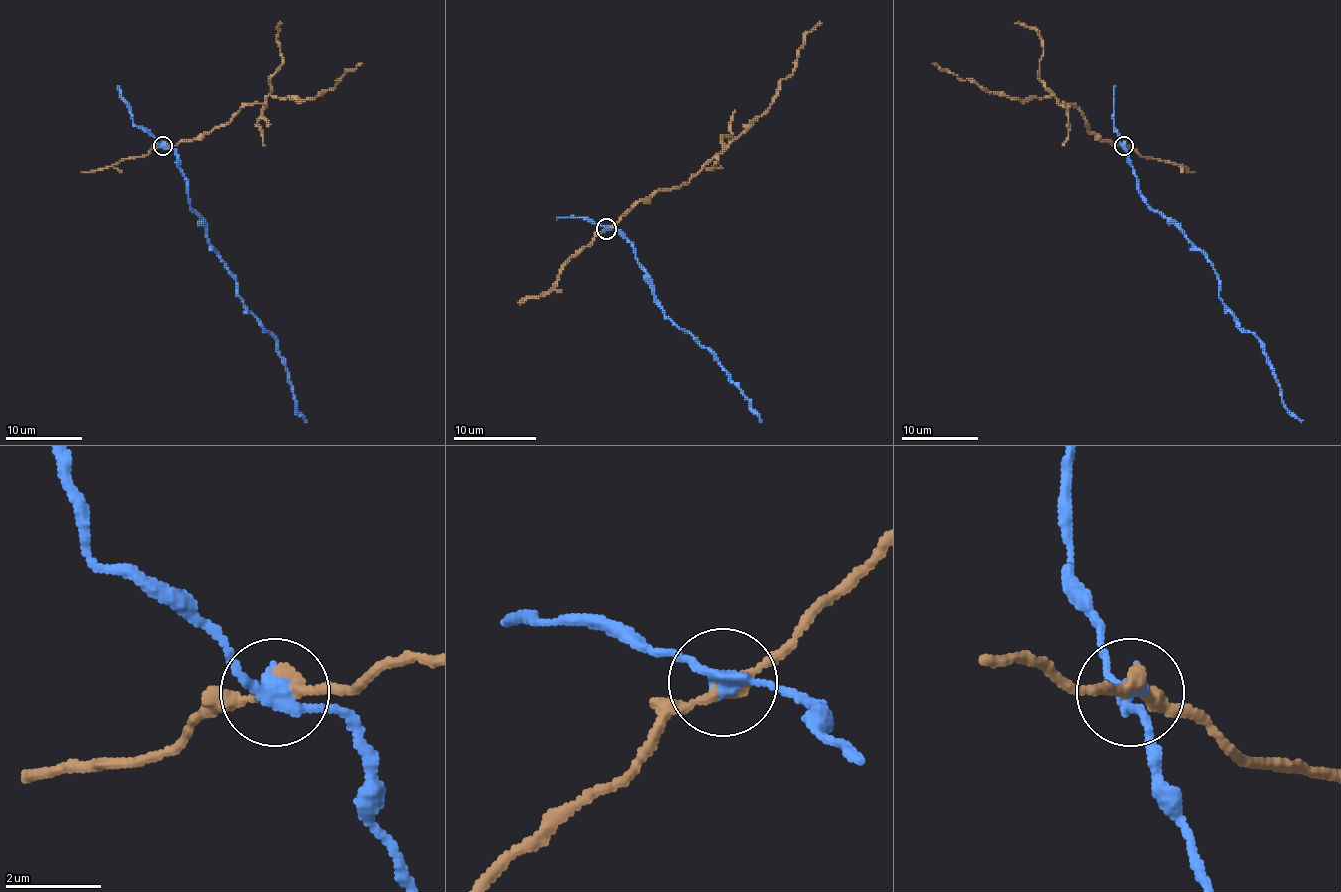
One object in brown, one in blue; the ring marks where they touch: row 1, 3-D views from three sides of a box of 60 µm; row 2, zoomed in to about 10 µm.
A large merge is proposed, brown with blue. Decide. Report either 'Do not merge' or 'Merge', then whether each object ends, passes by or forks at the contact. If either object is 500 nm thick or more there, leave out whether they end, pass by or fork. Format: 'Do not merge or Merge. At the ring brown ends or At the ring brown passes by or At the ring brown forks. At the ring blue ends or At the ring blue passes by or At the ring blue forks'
Do not merge. At the ring brown passes by. At the ring blue passes by

